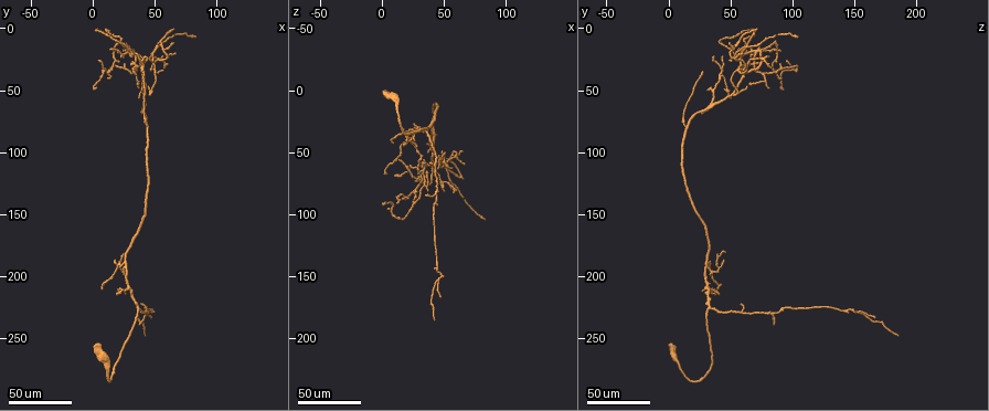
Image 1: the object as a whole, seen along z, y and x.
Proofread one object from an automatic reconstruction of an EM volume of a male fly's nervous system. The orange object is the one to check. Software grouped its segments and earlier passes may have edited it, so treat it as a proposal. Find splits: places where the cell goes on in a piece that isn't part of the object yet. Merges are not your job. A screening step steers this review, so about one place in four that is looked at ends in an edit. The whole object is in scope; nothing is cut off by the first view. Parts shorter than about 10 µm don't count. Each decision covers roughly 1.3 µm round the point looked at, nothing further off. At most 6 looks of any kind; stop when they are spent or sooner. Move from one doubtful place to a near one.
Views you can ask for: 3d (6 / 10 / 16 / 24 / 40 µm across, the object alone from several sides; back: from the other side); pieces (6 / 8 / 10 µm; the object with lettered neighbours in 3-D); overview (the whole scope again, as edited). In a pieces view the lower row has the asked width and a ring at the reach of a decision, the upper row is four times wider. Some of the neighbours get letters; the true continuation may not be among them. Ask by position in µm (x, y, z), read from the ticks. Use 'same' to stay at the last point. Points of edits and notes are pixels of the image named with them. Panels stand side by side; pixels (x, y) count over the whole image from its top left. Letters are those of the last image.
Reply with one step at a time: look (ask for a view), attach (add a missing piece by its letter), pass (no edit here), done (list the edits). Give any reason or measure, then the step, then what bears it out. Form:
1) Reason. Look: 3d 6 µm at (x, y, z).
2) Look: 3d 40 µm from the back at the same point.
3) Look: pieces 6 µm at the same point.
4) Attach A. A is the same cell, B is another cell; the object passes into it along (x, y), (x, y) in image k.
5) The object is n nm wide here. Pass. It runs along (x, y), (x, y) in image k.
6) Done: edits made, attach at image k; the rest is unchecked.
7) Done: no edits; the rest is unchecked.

Look: 3d 40 µm at (82, 8, 104).

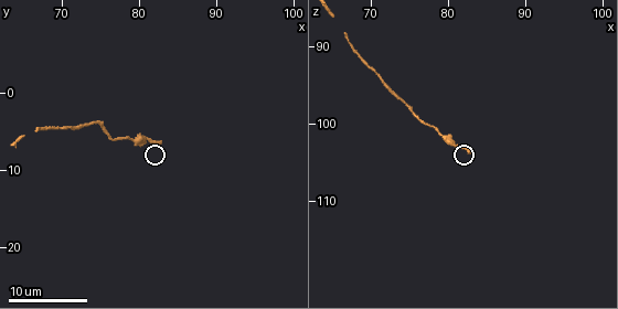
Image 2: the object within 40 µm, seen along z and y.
Look: pieces 8 µm at (83.0, 6.5, 103.5).

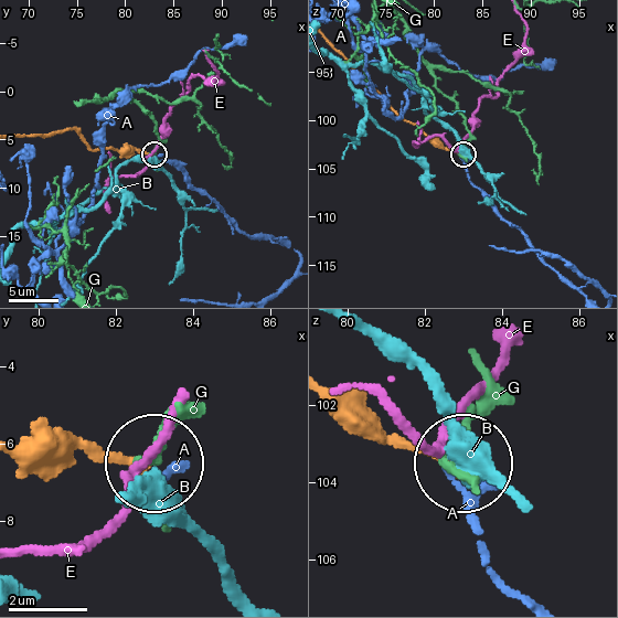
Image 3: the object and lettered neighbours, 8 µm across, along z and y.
Pass. A, B, E and G are other cells; none of them fits.

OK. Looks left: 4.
Thin end. Look: 3d 40 µm at (64, 0, 72).

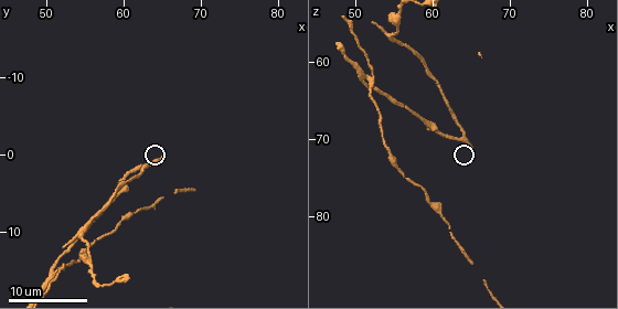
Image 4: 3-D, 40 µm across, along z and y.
Look: pieces 6 µm at (65.0, 0.5, 71.0).

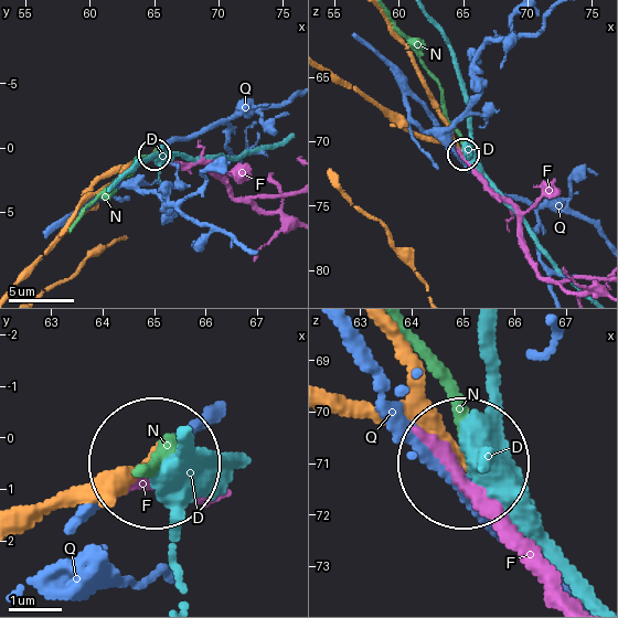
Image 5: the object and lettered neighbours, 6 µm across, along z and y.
Pass. D, F, N and Q are other cells; no lettered piece goes on from it.

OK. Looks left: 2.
Free end. Look: 3d 24 µm at (52, 22, 82).

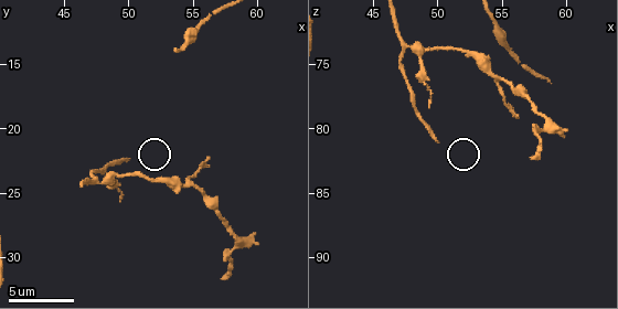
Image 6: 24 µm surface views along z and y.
What lies round it. Look: pieces 6 µm at (49.8, 22.4, 80.8).

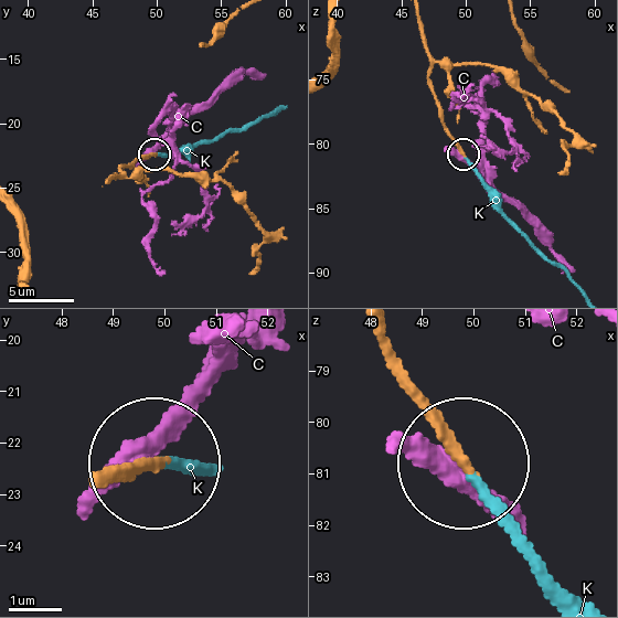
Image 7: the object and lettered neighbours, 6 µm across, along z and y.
Attach K. K is the same cell, C is another cell; the cell continues.

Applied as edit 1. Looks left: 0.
Done: edits made, attach at image 7; the rest is unchecked.

